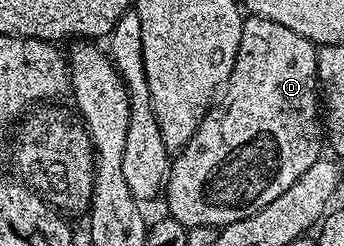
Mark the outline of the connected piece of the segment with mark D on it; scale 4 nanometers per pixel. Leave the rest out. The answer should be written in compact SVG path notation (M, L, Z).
M249 16L241 25L241 41L239 42L239 54L235 58L235 66L229 75L227 87L220 93L219 99L210 108L203 122L195 130L191 142L172 157L171 167L167 177L167 183L163 189L163 200L169 203L168 215L180 222L185 228L195 226L211 226L220 229L231 222L239 222L267 206L267 202L275 202L283 190L295 186L297 179L322 155L323 148L323 120L319 115L319 81L317 79L317 53L318 45L313 44L307 38L295 34L295 30L287 30L287 26L279 26L279 22L271 22L267 18Z

